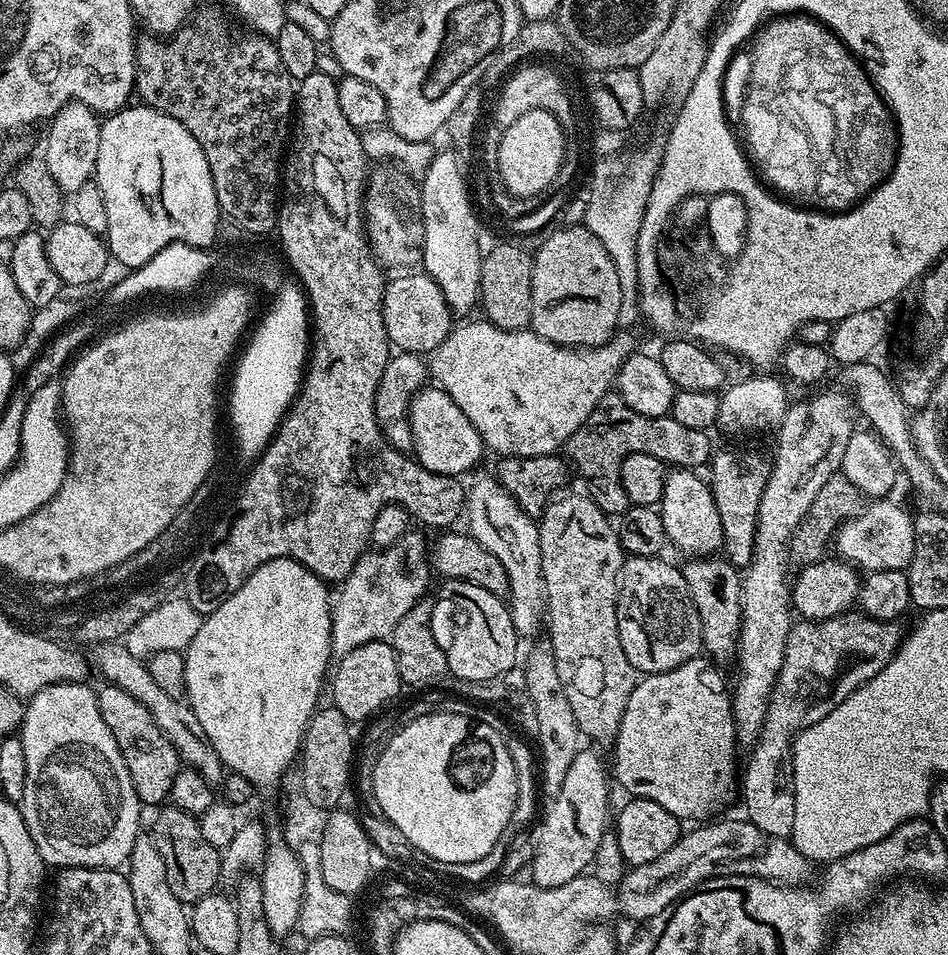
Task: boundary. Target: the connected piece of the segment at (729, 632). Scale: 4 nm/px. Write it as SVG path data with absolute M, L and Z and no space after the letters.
M720 554L692 558L687 563L688 565L683 565L682 571L694 606L698 610L698 618L702 622L703 651L716 662L735 661L740 639L740 615L742 614L741 573L729 559Z

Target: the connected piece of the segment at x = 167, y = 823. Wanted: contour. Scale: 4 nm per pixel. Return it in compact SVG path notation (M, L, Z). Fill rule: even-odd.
M175 806L159 809L150 833L164 860L166 881L174 897L185 906L191 906L204 896L213 895L217 891L216 883L221 883L220 858L221 849L210 846L202 834L199 819L195 815L184 812Z

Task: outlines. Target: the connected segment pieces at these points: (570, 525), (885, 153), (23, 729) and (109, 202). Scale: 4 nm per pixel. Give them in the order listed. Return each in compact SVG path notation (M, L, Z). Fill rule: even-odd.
M557 495L548 501L543 514L538 517L540 533L538 542L542 546L542 578L544 579L544 603L546 605L546 638L552 644L554 654L554 666L558 666L558 682L562 682L562 690L566 690L566 699L570 701L570 710L574 710L574 722L578 722L581 737L585 741L593 740L601 749L611 749L616 743L616 735L622 722L622 714L626 712L626 702L630 702L630 694L636 689L638 673L630 666L630 658L626 658L626 650L622 650L622 642L618 638L618 590L620 589L620 572L624 568L626 553L620 544L617 529L612 529L613 522L604 511L599 508L591 495L586 496L564 496Z
M807 14L773 15L756 29L751 44L740 124L744 127L742 140L747 155L759 179L789 201L829 214L863 201L887 180L896 164L898 129L884 97L877 92L860 61L832 29ZM804 136L816 152L804 152L808 148Z
M63 683L47 685L38 690L26 704L24 722L18 729L22 742L22 750L26 750L26 790L18 802L20 813L24 815L26 830L30 830L30 838L34 838L34 846L38 846L38 854L43 858L45 865L59 866L60 868L110 868L119 869L127 861L134 846L135 838L142 832L140 826L140 811L142 805L138 794L134 790L134 782L130 778L130 770L114 742L114 734L102 722L102 714L98 710L96 692L87 688L87 683Z
M125 106L120 111L111 113L101 123L100 141L98 142L98 162L96 163L96 175L94 177L94 183L102 190L102 199L106 201L106 226L108 227L106 243L108 251L115 263L117 260L118 263L125 264L125 269L128 270L138 269L144 263L150 262L160 250L170 246L172 243L184 243L192 247L211 249L213 247L212 243L217 243L217 232L222 217L218 194L214 186L214 178L210 174L210 162L206 162L206 154L202 154L202 146L198 146L194 134L190 134L190 130L186 130L186 126L182 126L182 122L178 122L158 110L147 106L139 106L140 108L132 107Z

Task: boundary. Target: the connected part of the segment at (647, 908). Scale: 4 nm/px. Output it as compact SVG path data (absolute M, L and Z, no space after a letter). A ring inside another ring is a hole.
M747 818L720 820L690 832L685 831L674 846L652 862L633 865L625 871L616 889L610 889L623 919L643 922L675 904L702 881L720 876L757 876L785 887L799 887L811 863L787 838L768 835Z

